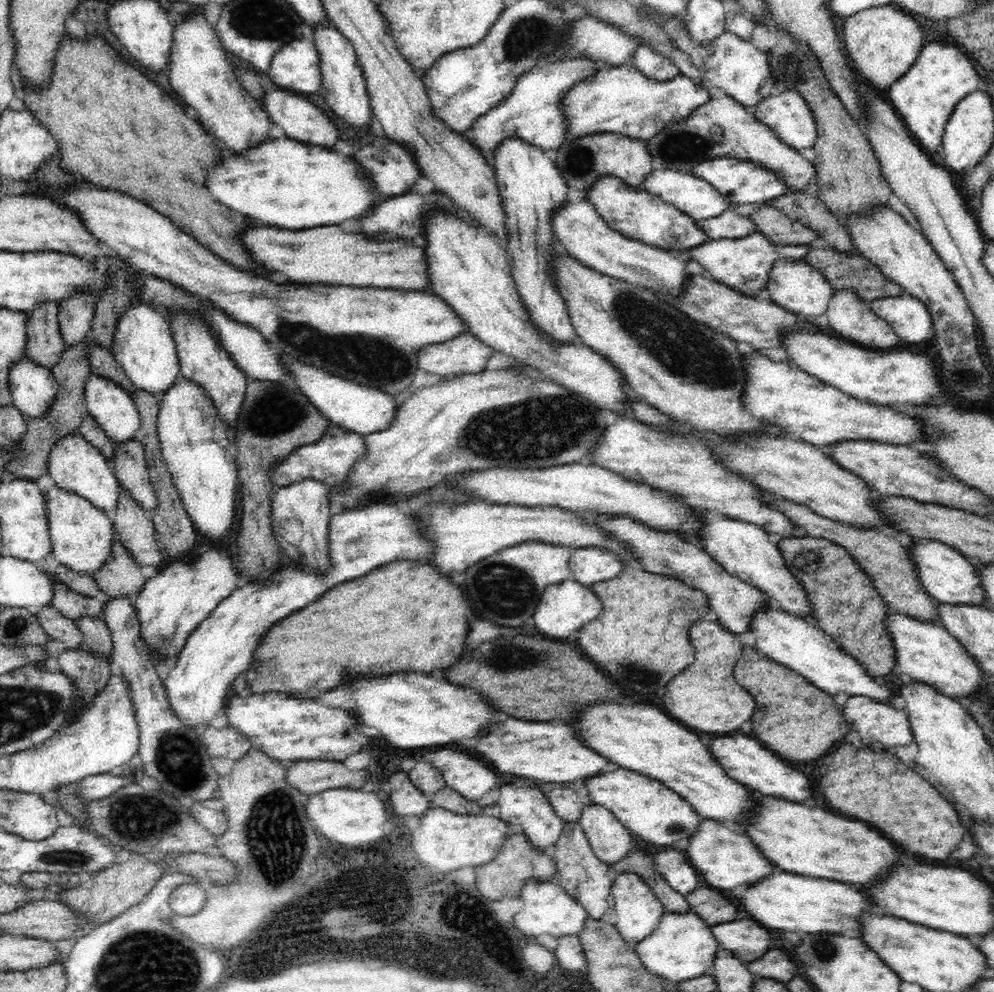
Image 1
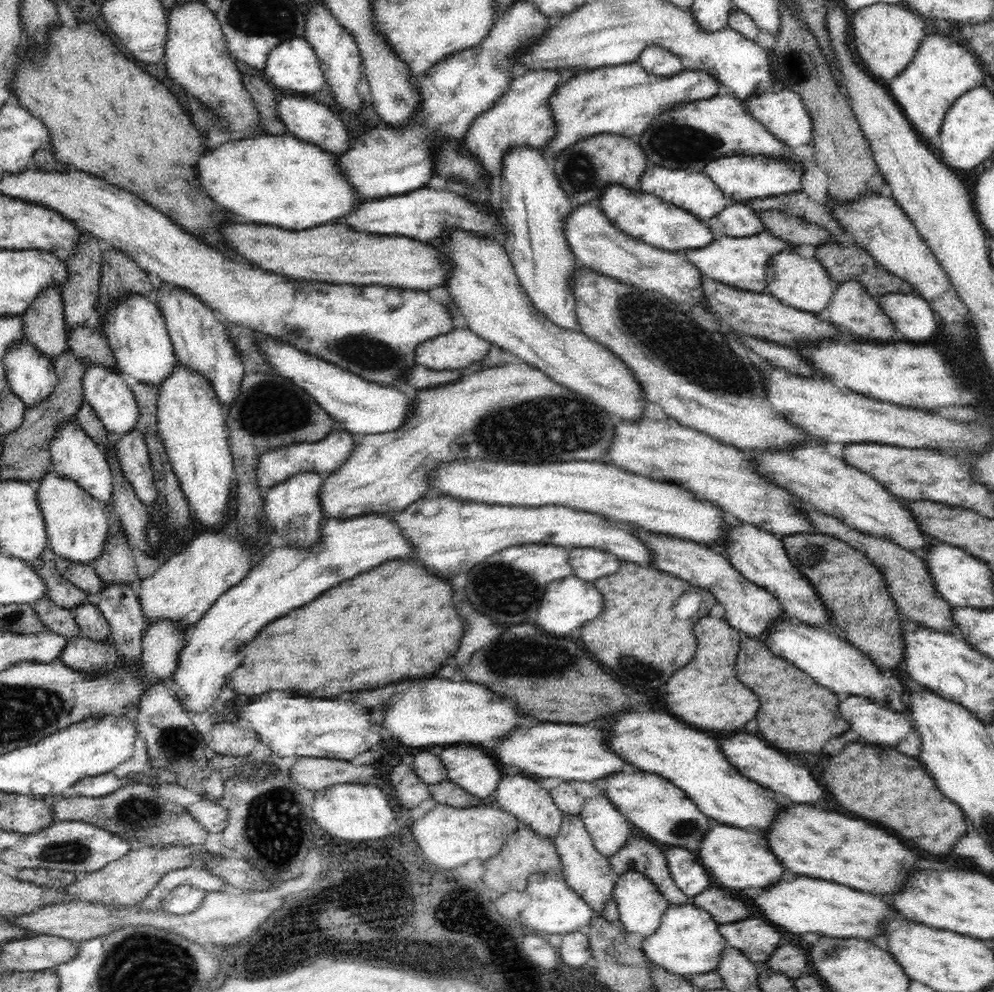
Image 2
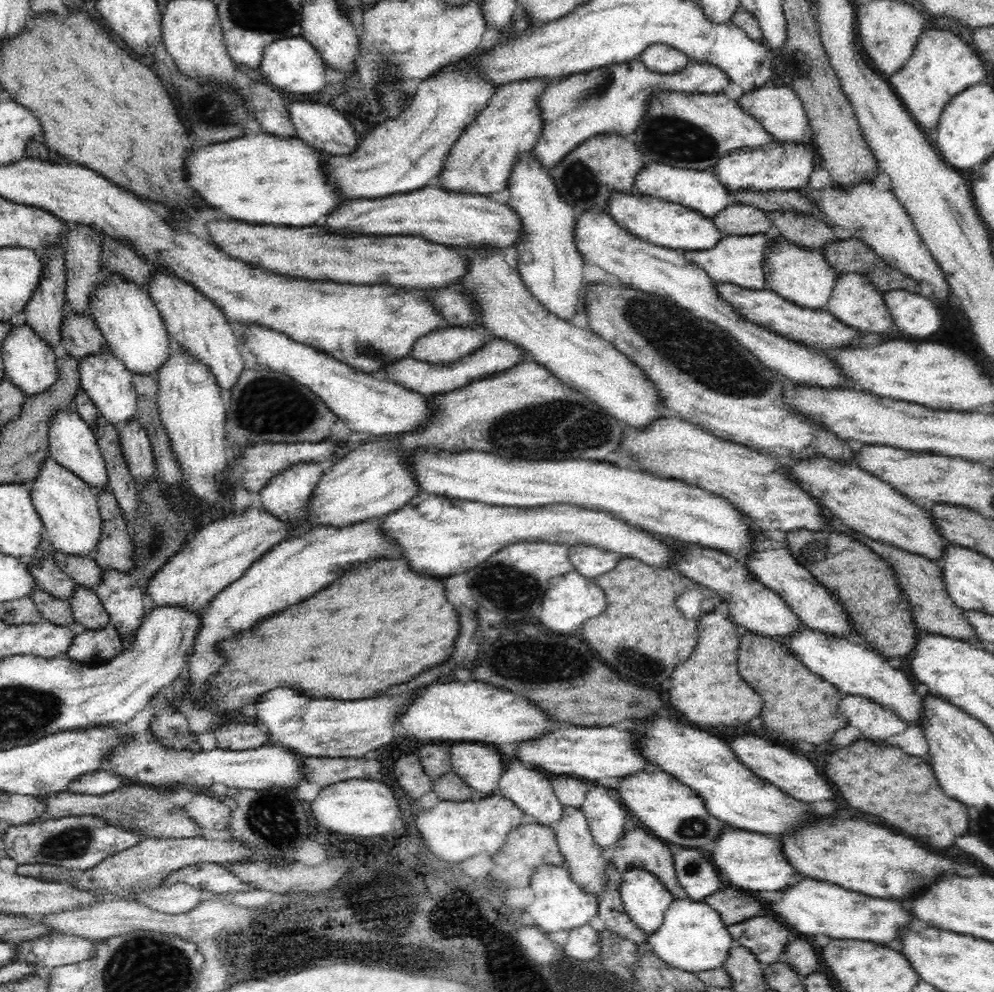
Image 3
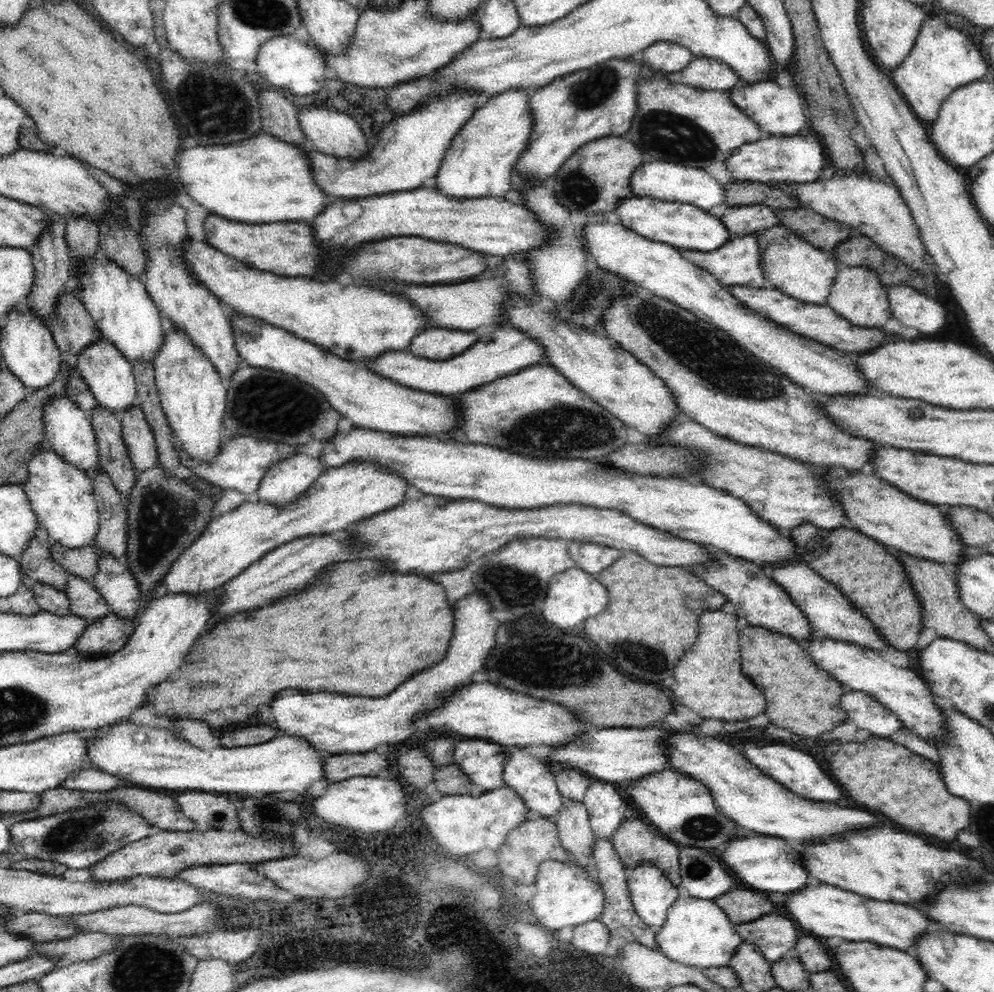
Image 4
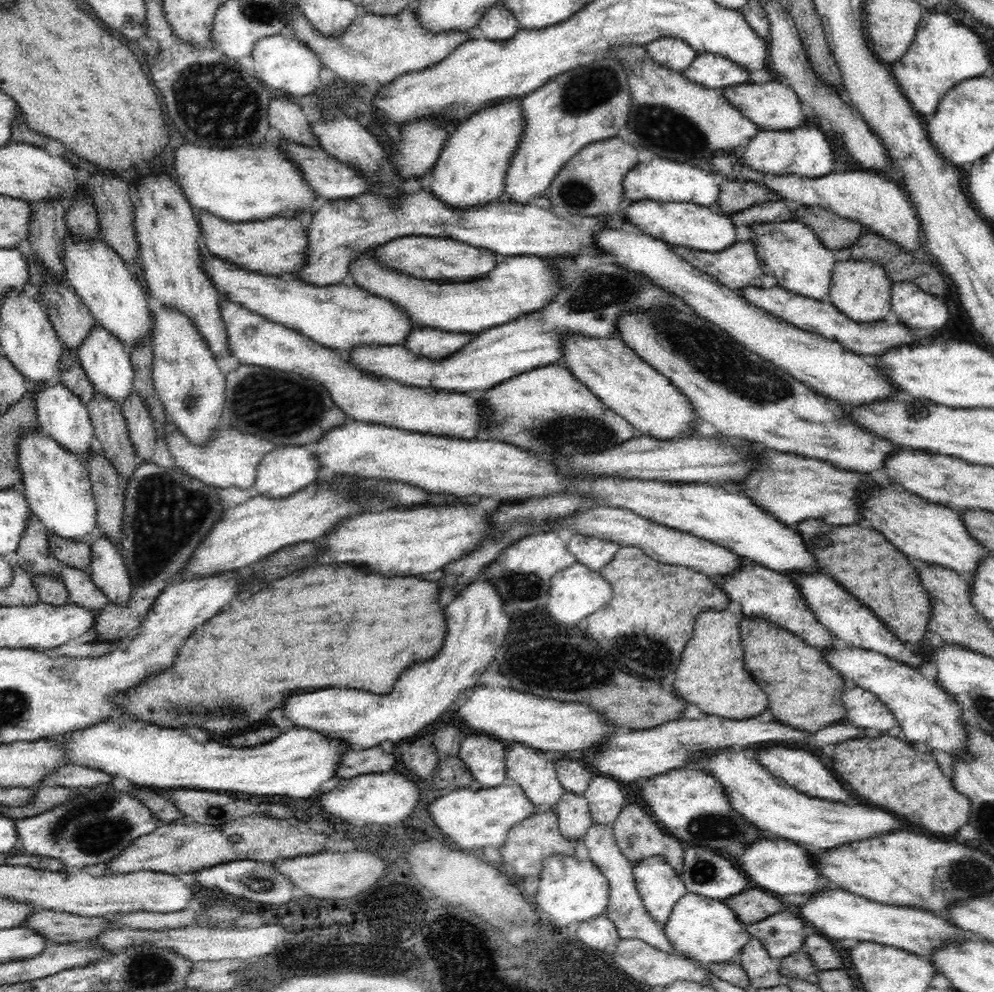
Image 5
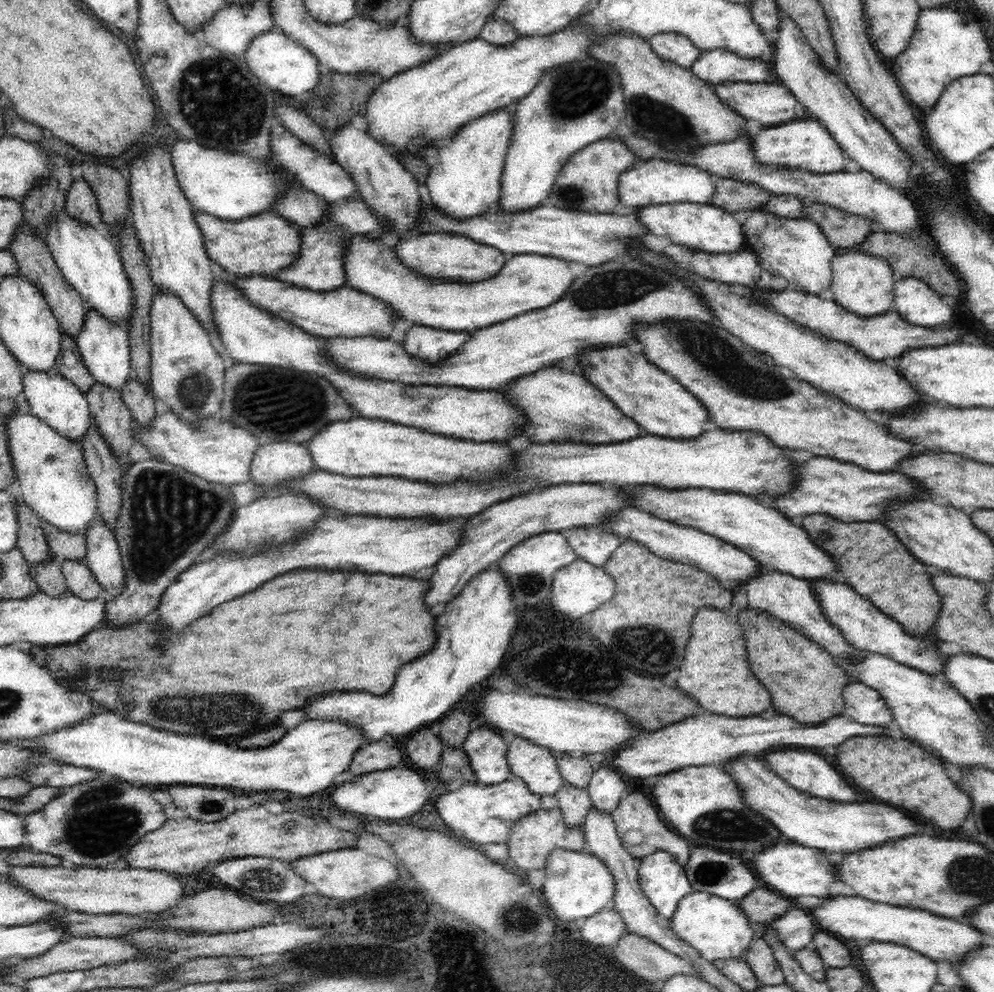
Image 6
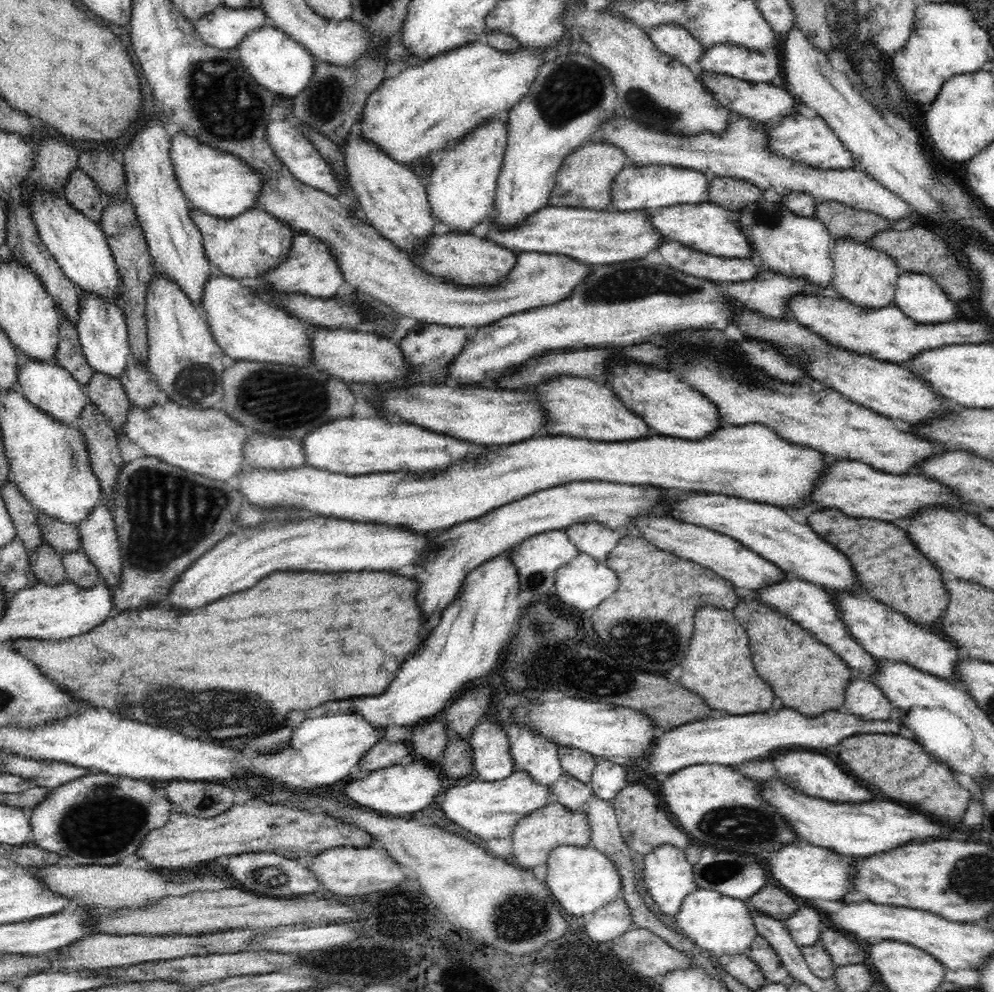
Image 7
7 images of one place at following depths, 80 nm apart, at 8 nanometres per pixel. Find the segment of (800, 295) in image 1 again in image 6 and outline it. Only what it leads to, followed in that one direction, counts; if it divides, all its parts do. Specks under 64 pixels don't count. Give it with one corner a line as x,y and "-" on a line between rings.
762,205
750,210
750,216
742,231
748,248
756,255
761,268
773,276
786,278
795,290
819,295
829,288
832,282
832,259
836,256
836,247
832,246
819,224
810,219
782,218
771,211
763,210

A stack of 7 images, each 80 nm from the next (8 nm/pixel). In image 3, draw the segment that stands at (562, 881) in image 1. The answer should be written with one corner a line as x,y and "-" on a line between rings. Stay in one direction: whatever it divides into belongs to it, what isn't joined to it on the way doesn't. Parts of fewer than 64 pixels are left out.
564,806
562,816
555,828
555,835
557,836
560,853
562,853
565,863
568,865
572,879
576,883
580,883
586,891
598,895
599,898
599,895
606,890
606,866
608,866
608,861
603,856
603,850
593,841
590,827
580,808

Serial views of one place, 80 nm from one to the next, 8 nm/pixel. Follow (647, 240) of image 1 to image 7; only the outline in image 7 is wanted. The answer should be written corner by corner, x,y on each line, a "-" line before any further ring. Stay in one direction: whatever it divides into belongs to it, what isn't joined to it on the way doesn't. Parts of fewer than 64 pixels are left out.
702,202
691,205
674,205
650,210
656,231
667,241
679,242
690,249
717,257
743,259
754,252
751,242
740,228
740,213
716,203

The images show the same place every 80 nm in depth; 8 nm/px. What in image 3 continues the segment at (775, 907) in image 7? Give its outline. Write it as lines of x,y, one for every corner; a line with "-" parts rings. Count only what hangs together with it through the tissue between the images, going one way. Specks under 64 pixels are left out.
732,886
718,889
701,901
710,904
728,926
762,916
769,912
763,895
736,889

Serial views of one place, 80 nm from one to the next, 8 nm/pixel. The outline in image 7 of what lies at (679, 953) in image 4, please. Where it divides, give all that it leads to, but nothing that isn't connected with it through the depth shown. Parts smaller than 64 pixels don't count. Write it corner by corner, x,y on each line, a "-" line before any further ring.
704,889
693,890
682,901
680,910
675,914
675,923
687,938
689,938
698,948
705,950
706,955
711,958
718,958
724,954
749,954
751,944
756,938
757,930
748,910
745,899
732,898
730,895
720,894
719,891

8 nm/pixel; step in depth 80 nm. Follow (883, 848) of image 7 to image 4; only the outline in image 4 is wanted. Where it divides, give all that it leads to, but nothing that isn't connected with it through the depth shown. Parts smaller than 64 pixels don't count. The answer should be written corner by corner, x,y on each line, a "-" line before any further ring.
672,733
670,736
670,767
703,782
715,798
715,806
738,826
756,830
758,834
780,836
786,842
802,844
810,840
826,840
832,834
848,830
864,830
878,824
878,816
866,810
840,808
830,802
800,798
771,776
760,772
736,747
720,739
692,733

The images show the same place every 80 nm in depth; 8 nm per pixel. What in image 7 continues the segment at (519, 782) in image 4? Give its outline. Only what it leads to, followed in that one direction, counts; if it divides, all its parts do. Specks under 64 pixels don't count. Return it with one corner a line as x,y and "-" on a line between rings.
503,726
506,731
516,771
527,771
535,782
551,785
564,774
555,739
532,734
518,726

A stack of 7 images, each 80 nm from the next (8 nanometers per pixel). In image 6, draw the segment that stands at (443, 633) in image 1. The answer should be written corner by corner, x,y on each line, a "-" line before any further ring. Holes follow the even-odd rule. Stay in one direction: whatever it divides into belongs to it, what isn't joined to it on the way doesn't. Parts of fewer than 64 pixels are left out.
292,570
264,582
254,592
220,604
208,616
194,620
180,636
168,634
162,638
154,632
152,624
139,620
128,627
110,627
104,623
104,628
90,632
82,644
65,643
36,650
34,661
44,668
62,668
66,676
70,674
72,682
76,668
88,670
94,666
94,670
102,670
108,666
106,673
110,675
119,673
119,664
130,668
120,680
90,684
88,697
102,709
108,708
108,712
124,712
123,716
132,722
199,737
232,736
250,730
257,733
270,726
280,712
294,710
316,694
330,690
386,694
395,683
400,666
412,662
412,658
420,658
424,650
432,650
432,642
436,643
436,618
424,602
426,592
426,580
408,576
-
154,642
162,644
156,656
-
140,650
146,650
146,654

